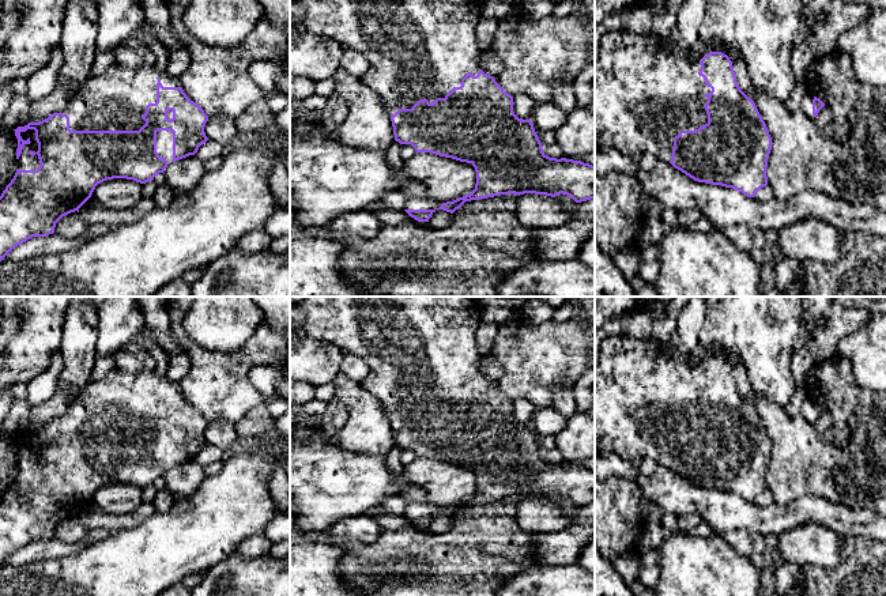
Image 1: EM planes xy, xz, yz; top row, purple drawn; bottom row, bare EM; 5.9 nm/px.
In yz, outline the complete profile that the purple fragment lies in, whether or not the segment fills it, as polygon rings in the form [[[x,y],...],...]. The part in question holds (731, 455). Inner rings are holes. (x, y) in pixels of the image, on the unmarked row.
[[[614,333],[603,339],[600,346],[600,359],[595,367],[595,452],[615,452],[623,460],[652,457],[660,467],[671,468],[675,474],[680,475],[694,486],[732,493],[747,502],[754,502],[761,493],[768,490],[766,471],[772,454],[772,442],[754,405],[738,391],[732,366],[727,359],[710,355],[700,366],[690,367],[682,362],[674,361],[668,348],[653,339],[641,340],[623,333]]]

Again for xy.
[[[112,367],[103,378],[76,395],[63,416],[14,434],[18,475],[0,501],[0,566],[27,544],[53,539],[56,528],[71,517],[79,517],[98,489],[113,483],[146,489],[170,468],[195,460],[208,445],[204,437],[207,426],[208,420],[186,401],[177,382],[155,371],[125,373]]]

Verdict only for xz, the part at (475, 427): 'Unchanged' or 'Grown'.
Grown

